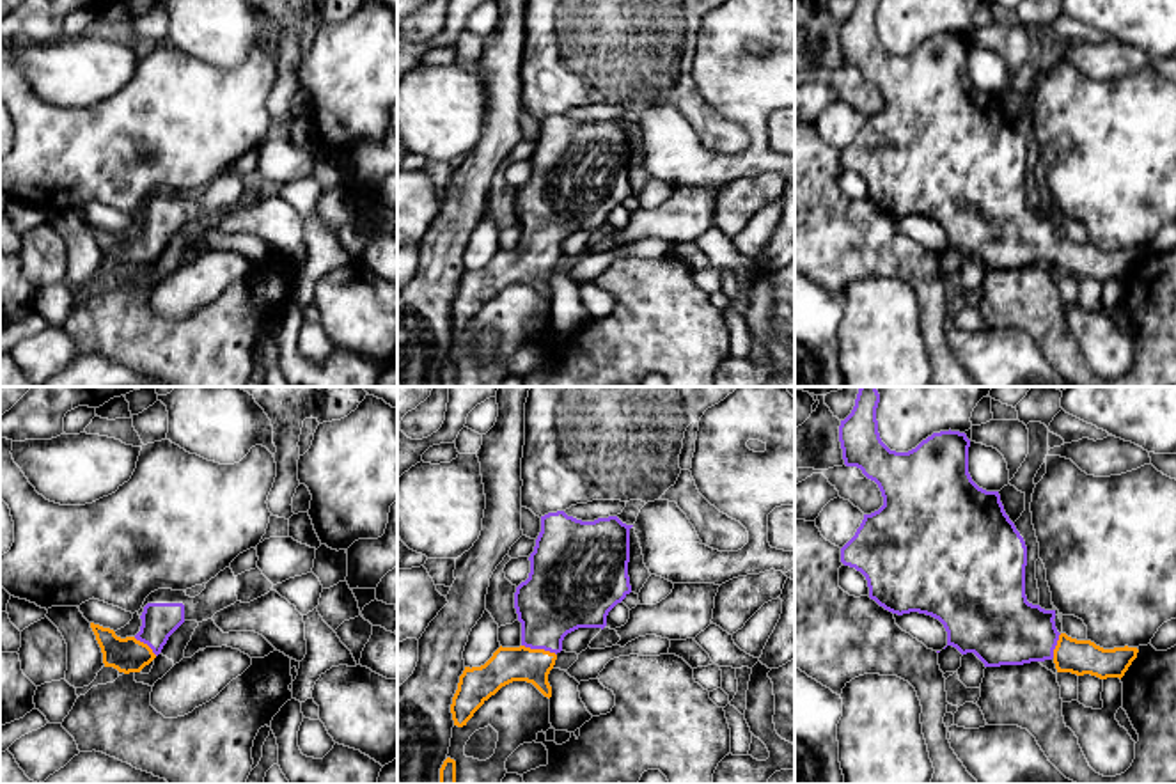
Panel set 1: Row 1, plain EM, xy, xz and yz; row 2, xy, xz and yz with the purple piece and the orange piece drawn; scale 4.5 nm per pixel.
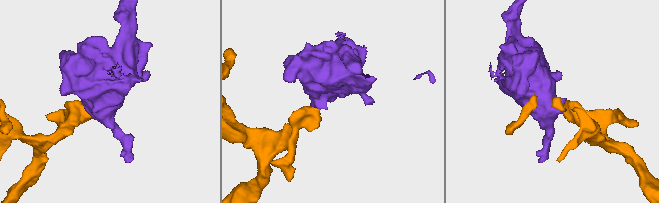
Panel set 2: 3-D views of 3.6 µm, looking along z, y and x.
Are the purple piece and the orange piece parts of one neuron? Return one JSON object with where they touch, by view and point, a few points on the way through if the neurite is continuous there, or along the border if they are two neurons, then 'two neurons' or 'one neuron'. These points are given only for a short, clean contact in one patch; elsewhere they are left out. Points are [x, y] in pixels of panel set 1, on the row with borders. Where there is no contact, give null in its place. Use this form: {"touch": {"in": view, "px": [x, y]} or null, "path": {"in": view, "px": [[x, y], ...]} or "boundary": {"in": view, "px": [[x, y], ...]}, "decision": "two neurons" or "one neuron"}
{"touch": {"in": "xz", "px": [540, 648]}, "path": {"in": "xz", "px": [[559, 596], [547, 612], [540, 648], [524, 664], [508, 664]]}, "decision": "one neuron"}

